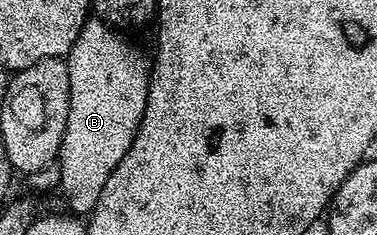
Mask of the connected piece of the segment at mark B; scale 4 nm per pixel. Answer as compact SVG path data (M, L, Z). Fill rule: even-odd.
M95 16L89 17L82 32L78 34L78 40L74 42L74 48L66 56L70 84L69 116L58 157L61 172L59 189L64 190L68 197L67 209L76 216L91 214L98 204L102 188L106 188L106 180L110 180L110 172L118 168L122 156L126 156L146 108L150 81L149 63L144 63L143 56L120 34L123 33L117 32L107 22L102 22Z

